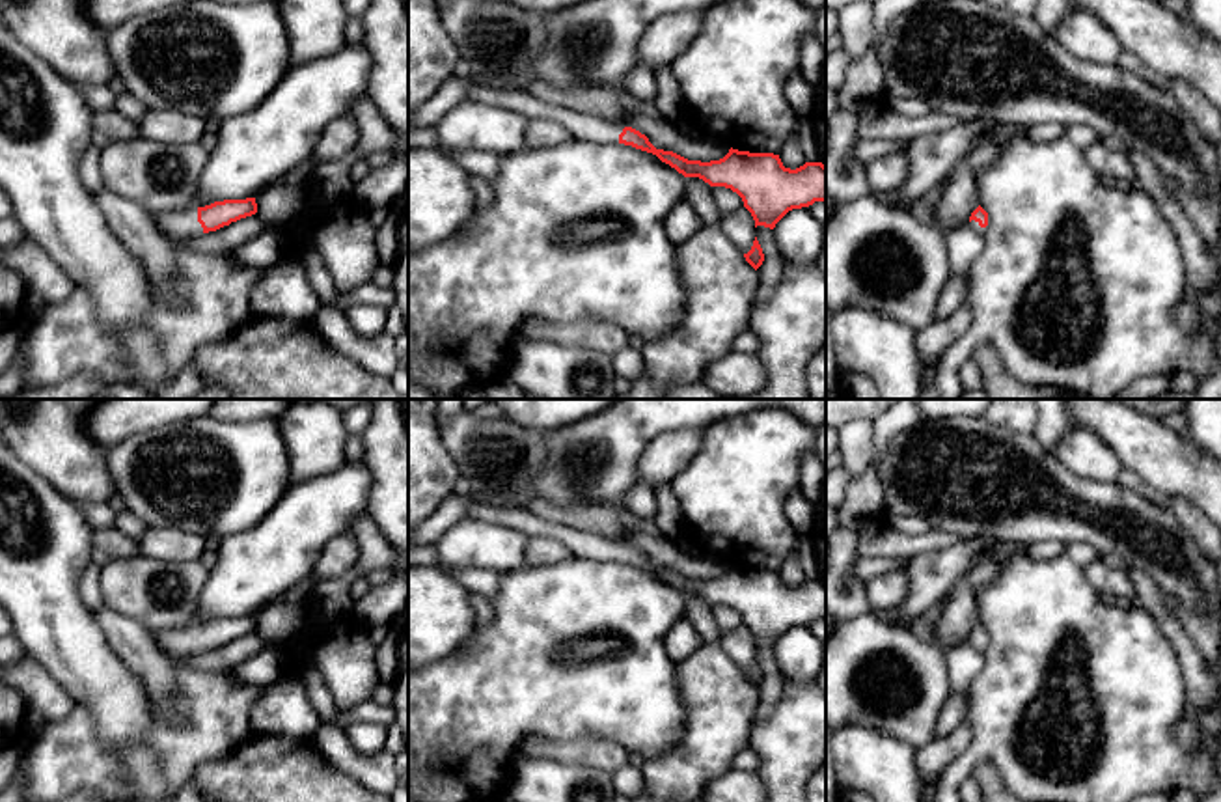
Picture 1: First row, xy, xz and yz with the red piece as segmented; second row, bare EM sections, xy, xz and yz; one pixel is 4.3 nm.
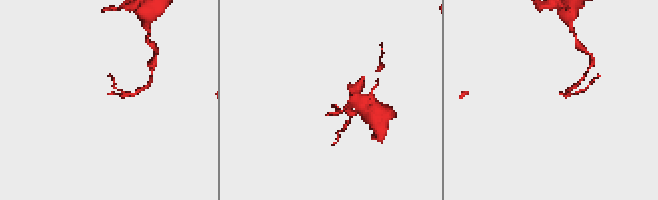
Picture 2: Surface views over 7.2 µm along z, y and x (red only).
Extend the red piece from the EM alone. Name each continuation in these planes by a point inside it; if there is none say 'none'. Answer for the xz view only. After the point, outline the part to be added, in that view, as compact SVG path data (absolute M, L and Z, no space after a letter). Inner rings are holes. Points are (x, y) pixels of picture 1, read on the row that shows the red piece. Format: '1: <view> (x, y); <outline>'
1: xz (580, 125); M473 84L470 88L470 101L509 108L526 116L528 119L554 119L561 123L574 140L619 144L619 134L624 129L624 125L602 121L589 114L548 104L529 91L520 93L514 90L488 90L481 84Z

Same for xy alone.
1: xy (174, 226); M198 209L188 213L158 213L155 214L155 226L170 241L203 233L198 222Z

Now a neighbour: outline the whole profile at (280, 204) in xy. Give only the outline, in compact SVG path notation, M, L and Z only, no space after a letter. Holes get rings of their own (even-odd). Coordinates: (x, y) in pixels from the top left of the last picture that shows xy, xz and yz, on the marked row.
M306 160L255 196L257 216L276 228L291 226L311 194L317 162Z

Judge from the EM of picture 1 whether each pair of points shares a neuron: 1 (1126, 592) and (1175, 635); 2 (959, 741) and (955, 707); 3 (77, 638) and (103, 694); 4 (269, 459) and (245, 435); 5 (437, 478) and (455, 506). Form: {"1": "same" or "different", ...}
{"1": "different", "2": "different", "3": "same", "4": "same", "5": "different"}

